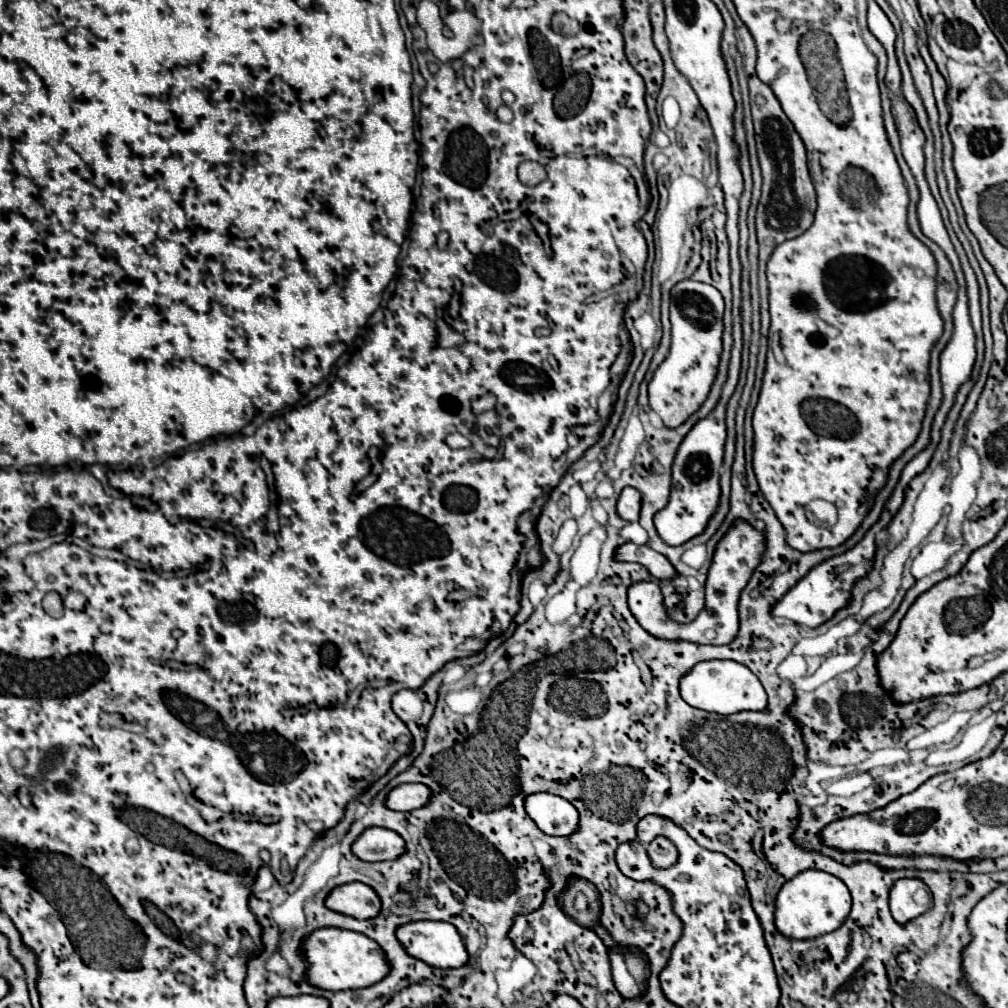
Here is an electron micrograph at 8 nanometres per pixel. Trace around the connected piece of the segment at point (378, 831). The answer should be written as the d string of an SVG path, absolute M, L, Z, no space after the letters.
M372 826L354 840L352 852L364 862L394 860L394 856L404 852L404 840L394 830Z

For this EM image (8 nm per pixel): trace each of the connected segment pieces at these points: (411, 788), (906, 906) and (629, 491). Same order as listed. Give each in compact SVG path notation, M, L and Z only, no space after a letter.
M398 784L386 796L390 810L414 810L422 808L430 800L430 790L424 784Z
M898 880L890 892L890 912L898 924L906 924L932 908L932 896L922 880Z
M624 488L616 502L616 512L626 522L638 522L638 510L640 510L640 496L634 488Z

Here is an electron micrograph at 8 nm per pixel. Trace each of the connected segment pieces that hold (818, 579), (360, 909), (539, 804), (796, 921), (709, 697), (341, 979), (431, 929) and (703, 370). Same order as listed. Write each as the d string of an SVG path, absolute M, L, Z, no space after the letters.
M858 542L856 546L846 550L844 554L832 556L832 558L816 564L794 588L790 588L772 606L770 614L780 616L780 618L788 618L788 620L802 624L802 626L808 626L808 628L816 628L822 622L826 622L828 618L832 618L836 610L840 610L842 606L848 604L850 590L852 590L854 582L858 580L858 576L864 576L870 570L870 564L874 558L874 548L870 548L866 544L870 544L870 542Z
M350 882L350 884L332 888L324 904L334 912L340 912L358 920L366 920L378 914L378 896L372 888L366 888L366 884L362 882Z
M534 792L524 798L524 808L536 826L550 836L570 836L578 828L578 810L550 792Z
M804 870L788 880L776 898L776 930L790 940L810 940L824 936L844 924L850 914L850 892L842 880L822 870Z
M704 660L690 668L688 674L680 678L680 696L694 708L716 712L716 714L734 714L744 710L764 710L766 692L760 680L740 662L734 660Z
M318 928L302 938L300 944L302 958L306 962L306 982L322 990L350 990L366 988L376 984L390 972L386 960L382 960L382 948L374 944L368 936L360 932L350 932L342 928Z
M418 920L396 928L404 950L432 968L460 968L468 960L462 936L452 924Z
M680 280L670 292L672 346L670 354L650 380L650 408L658 412L658 416L664 420L664 426L676 428L700 408L716 378L722 352L724 300L716 288L696 280Z

